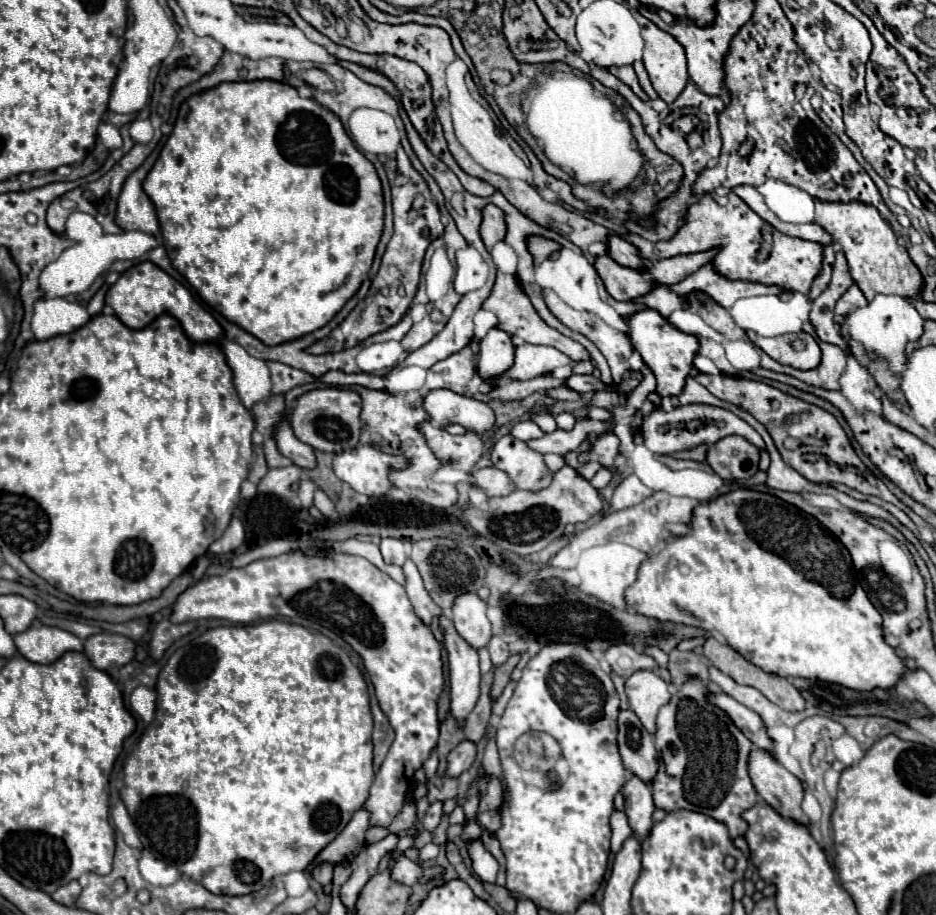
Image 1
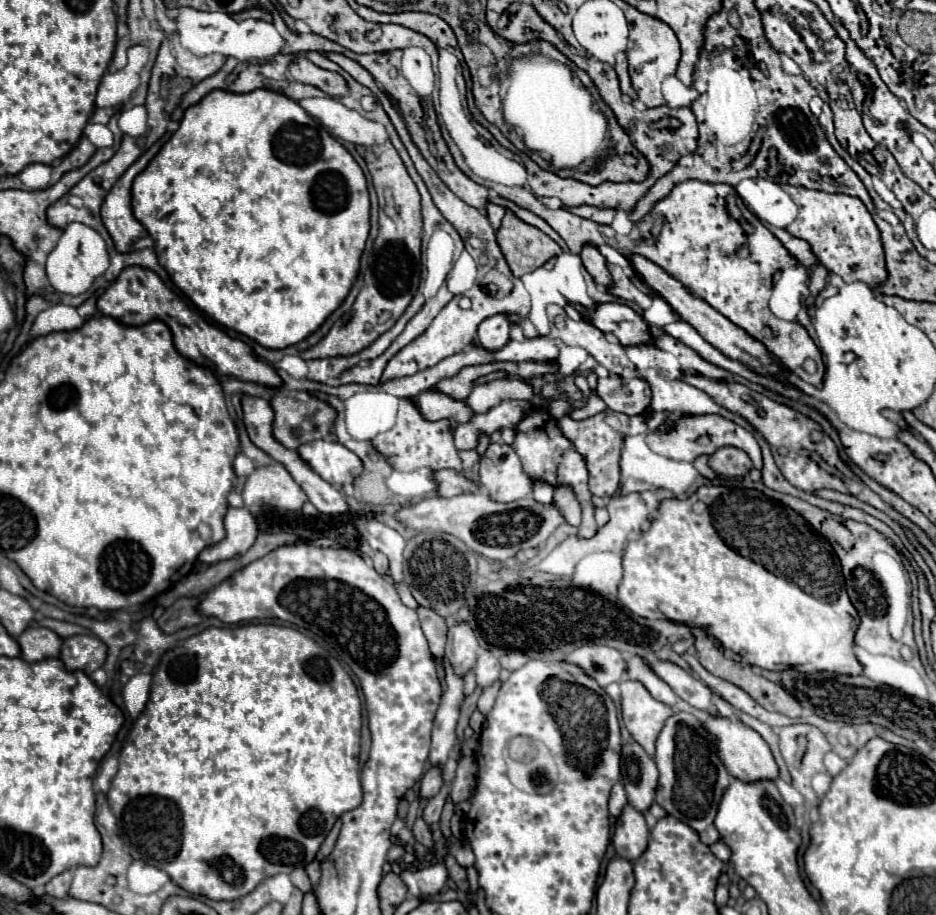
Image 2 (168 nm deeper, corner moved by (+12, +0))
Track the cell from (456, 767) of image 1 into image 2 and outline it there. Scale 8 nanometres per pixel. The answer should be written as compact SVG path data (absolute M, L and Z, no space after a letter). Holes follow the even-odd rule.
M429 768L427 774L421 778L421 786L419 786L419 798L433 798L443 786L443 778L441 778L441 770L439 768Z

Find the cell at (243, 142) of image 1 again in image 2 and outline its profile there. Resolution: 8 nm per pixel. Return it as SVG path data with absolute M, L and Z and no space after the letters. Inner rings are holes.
M263 88L249 94L213 90L197 106L191 106L183 116L179 130L135 178L133 214L153 238L159 264L169 272L173 284L213 322L231 328L265 348L287 348L305 340L343 304L357 278L359 258L369 236L369 192L359 164L335 138L329 136L329 132L315 118L305 114L305 110L295 100Z

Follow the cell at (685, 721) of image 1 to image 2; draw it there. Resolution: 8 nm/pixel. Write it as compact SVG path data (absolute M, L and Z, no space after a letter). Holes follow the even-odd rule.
M677 712L667 722L663 732L657 738L655 762L659 768L659 786L657 802L667 810L667 814L691 826L701 842L715 844L719 834L713 826L717 806L725 786L729 784L729 772L715 754L715 738L701 728L701 722L695 714Z

